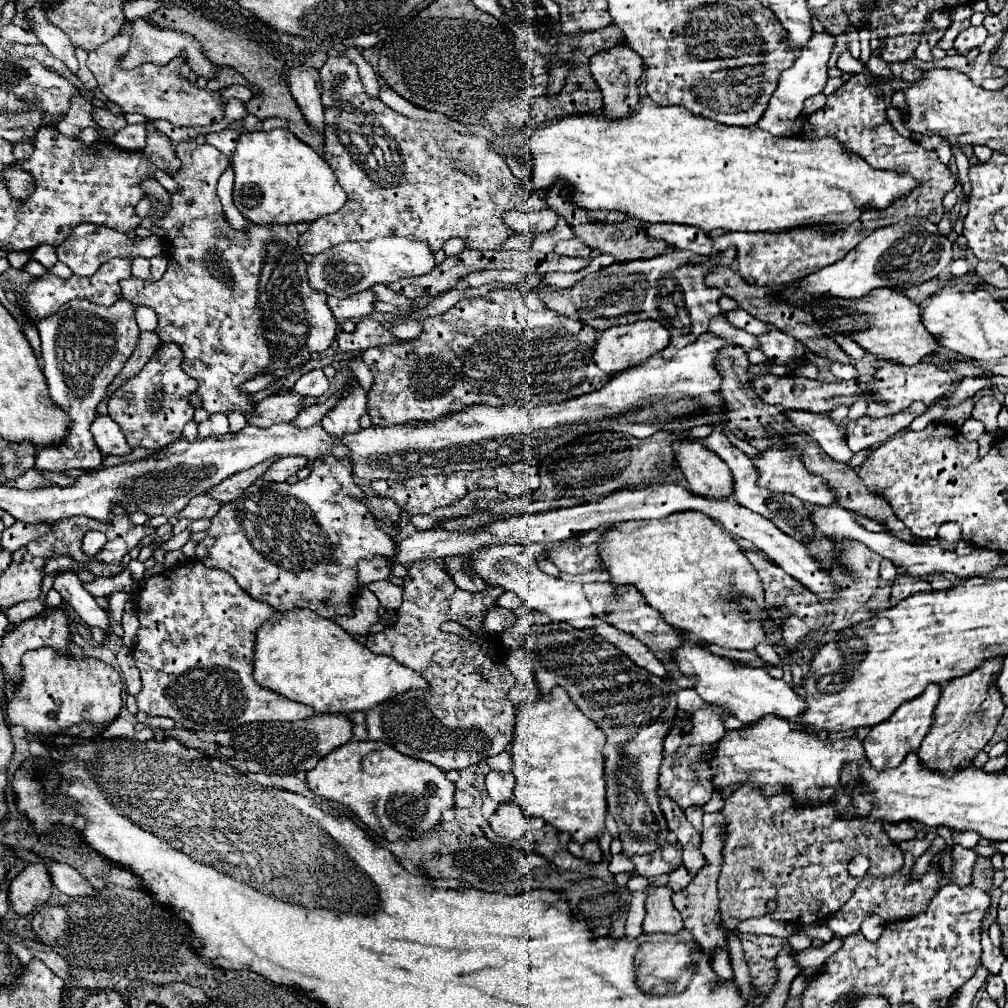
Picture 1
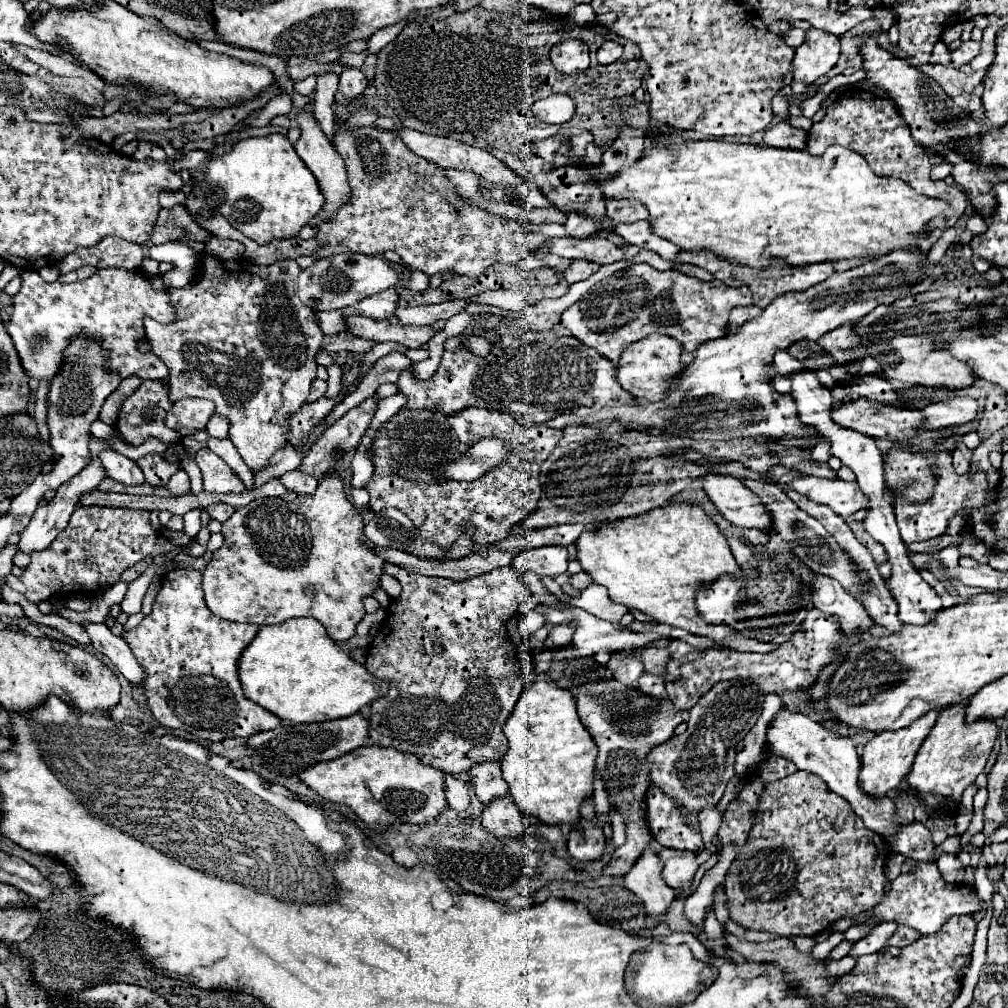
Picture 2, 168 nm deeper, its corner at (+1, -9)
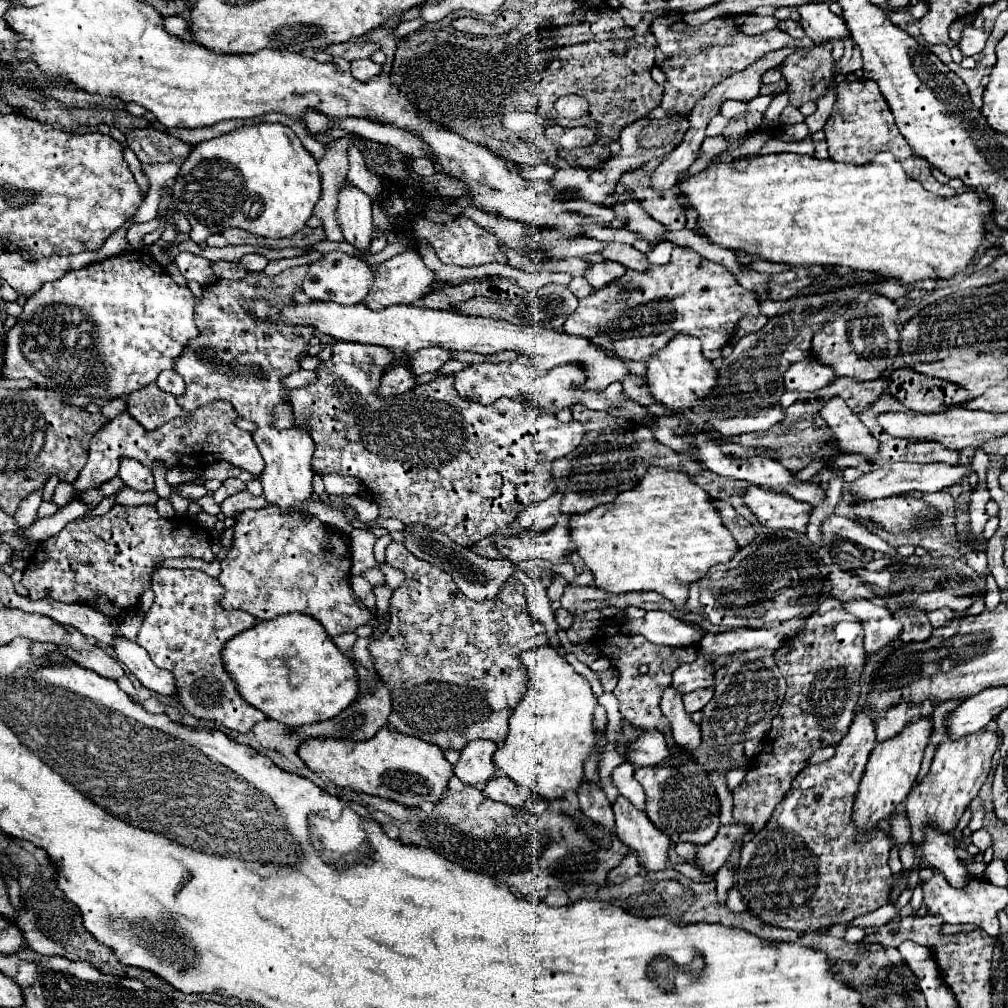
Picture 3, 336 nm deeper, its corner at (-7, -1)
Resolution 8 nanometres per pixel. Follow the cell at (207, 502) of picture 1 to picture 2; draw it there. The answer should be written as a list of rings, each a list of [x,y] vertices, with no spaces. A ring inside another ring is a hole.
[[[218,503],[218,505],[210,505],[206,507],[206,513],[210,515],[210,519],[216,519],[220,523],[224,523],[226,519],[230,519],[230,515],[234,513],[236,509],[230,507],[230,505],[224,505],[224,503]]]

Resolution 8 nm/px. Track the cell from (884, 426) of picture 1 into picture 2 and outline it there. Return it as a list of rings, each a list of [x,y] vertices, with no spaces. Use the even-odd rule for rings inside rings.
[[[970,397],[930,403],[920,409],[924,413],[922,429],[944,429],[950,425],[972,421],[976,417],[978,409],[980,409],[978,401],[970,399]]]

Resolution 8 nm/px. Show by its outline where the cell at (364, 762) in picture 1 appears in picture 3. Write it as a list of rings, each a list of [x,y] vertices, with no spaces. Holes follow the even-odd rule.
[[[382,727],[370,741],[306,739],[298,747],[298,755],[312,771],[324,773],[340,787],[378,795],[408,807],[418,807],[424,801],[436,803],[454,775],[452,765],[444,759],[440,747],[418,737],[402,735],[390,727]]]

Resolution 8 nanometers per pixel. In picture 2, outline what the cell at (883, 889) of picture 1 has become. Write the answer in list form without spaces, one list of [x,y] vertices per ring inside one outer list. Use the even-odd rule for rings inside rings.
[[[916,863],[912,871],[900,873],[890,883],[890,891],[884,893],[882,901],[872,907],[872,915],[864,917],[864,921],[854,921],[852,925],[868,925],[872,921],[894,921],[898,925],[912,927],[922,935],[930,935],[936,933],[950,915],[974,915],[980,907],[982,901],[978,899],[974,887],[946,883],[936,863]]]

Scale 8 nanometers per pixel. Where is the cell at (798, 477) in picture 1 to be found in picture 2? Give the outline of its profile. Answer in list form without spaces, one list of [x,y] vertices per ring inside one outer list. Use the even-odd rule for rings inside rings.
[[[796,477],[788,483],[792,491],[806,495],[814,503],[828,505],[836,515],[848,519],[858,509],[866,507],[866,497],[856,483],[846,483],[842,479],[822,479],[812,481],[810,477]]]

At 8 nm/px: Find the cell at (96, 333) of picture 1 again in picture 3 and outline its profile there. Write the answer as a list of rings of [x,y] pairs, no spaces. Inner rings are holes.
[[[36,491],[36,493],[28,495],[28,497],[20,503],[18,511],[14,513],[16,523],[18,523],[20,527],[30,527],[30,525],[36,521],[36,511],[38,511],[40,503],[42,503],[42,491]]]

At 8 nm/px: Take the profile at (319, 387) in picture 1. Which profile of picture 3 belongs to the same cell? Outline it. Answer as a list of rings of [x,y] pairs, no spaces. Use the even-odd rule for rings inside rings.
[[[300,369],[300,371],[296,371],[294,375],[286,377],[282,385],[284,385],[286,389],[294,389],[294,387],[306,387],[306,385],[310,385],[310,383],[314,383],[314,381],[316,381],[316,373],[314,373],[314,371],[304,371],[304,369]]]

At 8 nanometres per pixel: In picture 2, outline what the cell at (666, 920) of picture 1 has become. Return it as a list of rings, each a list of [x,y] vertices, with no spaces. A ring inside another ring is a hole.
[[[646,849],[636,865],[624,875],[624,885],[630,889],[638,899],[652,921],[664,921],[668,907],[676,899],[676,891],[668,887],[660,875],[662,863],[652,849]]]

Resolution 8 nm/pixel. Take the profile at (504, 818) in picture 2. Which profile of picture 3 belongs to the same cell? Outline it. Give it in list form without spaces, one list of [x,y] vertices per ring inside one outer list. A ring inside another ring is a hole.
[[[504,775],[490,779],[482,793],[488,799],[496,799],[496,801],[508,803],[512,807],[524,807],[524,801],[522,801],[522,795],[518,793],[516,783],[512,779],[508,779],[508,777],[504,777]]]

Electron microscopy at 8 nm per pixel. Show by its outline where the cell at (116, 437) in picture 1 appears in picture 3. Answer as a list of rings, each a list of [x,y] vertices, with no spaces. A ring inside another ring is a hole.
[[[122,459],[120,463],[120,475],[122,483],[134,491],[154,491],[154,475],[150,469],[142,467],[142,463],[136,463],[134,459]]]

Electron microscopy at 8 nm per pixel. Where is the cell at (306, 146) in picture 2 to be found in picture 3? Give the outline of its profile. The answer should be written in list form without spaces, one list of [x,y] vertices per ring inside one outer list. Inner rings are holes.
[[[346,181],[338,193],[336,217],[340,221],[344,239],[368,255],[374,231],[370,197]]]

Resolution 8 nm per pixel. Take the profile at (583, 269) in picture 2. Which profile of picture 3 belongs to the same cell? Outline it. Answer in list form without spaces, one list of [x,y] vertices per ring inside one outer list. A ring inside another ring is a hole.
[[[604,261],[604,263],[596,263],[586,271],[586,279],[594,289],[602,289],[606,287],[606,283],[612,283],[614,279],[620,279],[626,273],[626,267],[614,263],[614,261]]]

